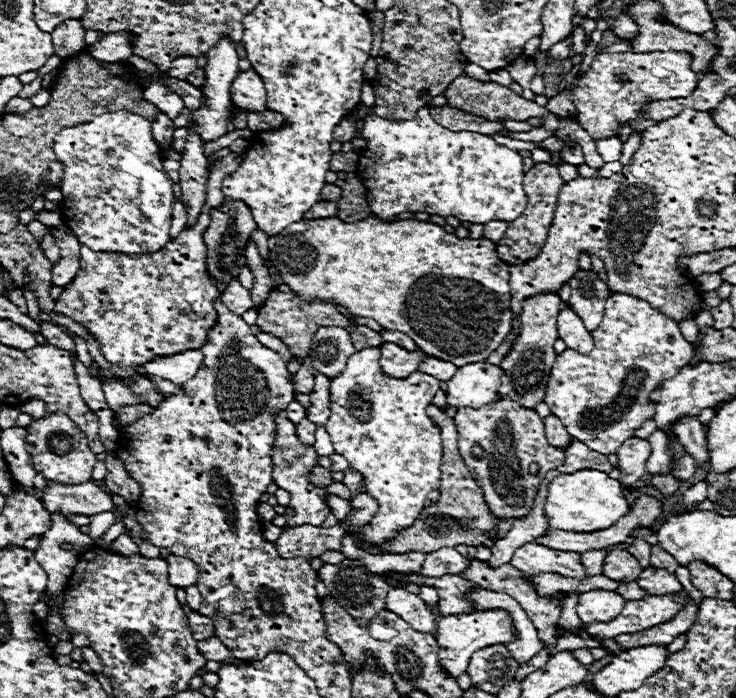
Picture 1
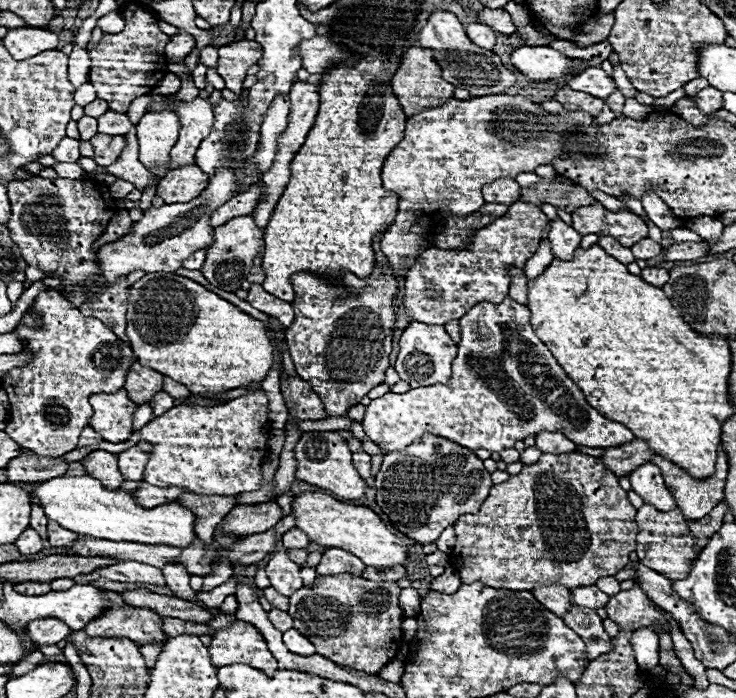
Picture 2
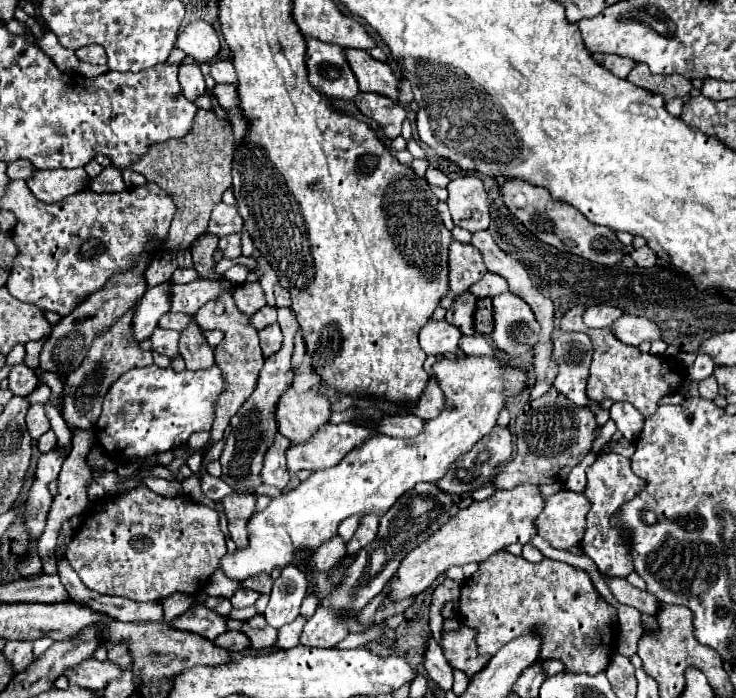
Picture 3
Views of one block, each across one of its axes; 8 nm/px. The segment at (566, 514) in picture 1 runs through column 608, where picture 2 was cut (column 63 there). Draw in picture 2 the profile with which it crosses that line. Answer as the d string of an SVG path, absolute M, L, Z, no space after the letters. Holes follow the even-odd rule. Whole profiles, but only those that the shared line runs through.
M84 474L84 476L58 476L50 478L46 482L38 482L34 488L34 498L36 502L44 508L48 520L54 520L62 524L64 528L76 532L76 534L86 534L90 538L102 538L102 540L124 540L124 542L140 542L140 544L168 544L176 548L186 548L194 538L194 514L186 510L180 504L162 504L156 508L140 508L130 492L116 492L116 490L106 490L100 486L100 480Z

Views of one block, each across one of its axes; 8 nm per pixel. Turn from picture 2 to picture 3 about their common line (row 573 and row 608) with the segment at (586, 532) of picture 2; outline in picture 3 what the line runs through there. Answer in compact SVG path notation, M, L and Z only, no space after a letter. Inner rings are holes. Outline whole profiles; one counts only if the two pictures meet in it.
M500 550L500 554L492 554L486 562L480 562L478 570L462 584L458 616L466 626L476 630L478 654L494 656L506 642L514 640L514 636L522 636L526 630L538 630L542 638L540 660L560 660L568 674L598 674L606 670L616 646L616 608L596 592L588 572L548 558L530 564L508 550Z

